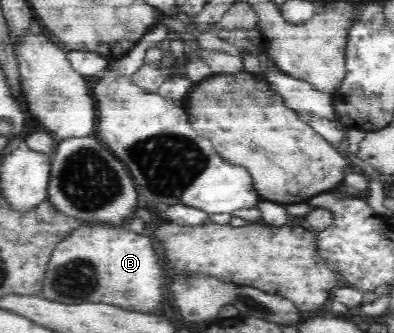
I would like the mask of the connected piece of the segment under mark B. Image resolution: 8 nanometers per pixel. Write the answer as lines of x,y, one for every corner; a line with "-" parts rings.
79,221
52,246
41,282
42,298
75,305
80,302
104,302
134,310
153,311
161,301
166,279
156,258
152,240
112,222

